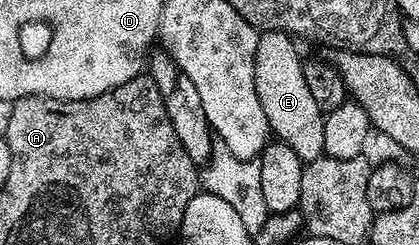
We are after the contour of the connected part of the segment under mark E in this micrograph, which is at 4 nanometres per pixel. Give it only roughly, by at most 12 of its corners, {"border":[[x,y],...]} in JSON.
{"border":[[257,38],[255,89],[270,132],[308,163],[324,110],[294,38]]}

